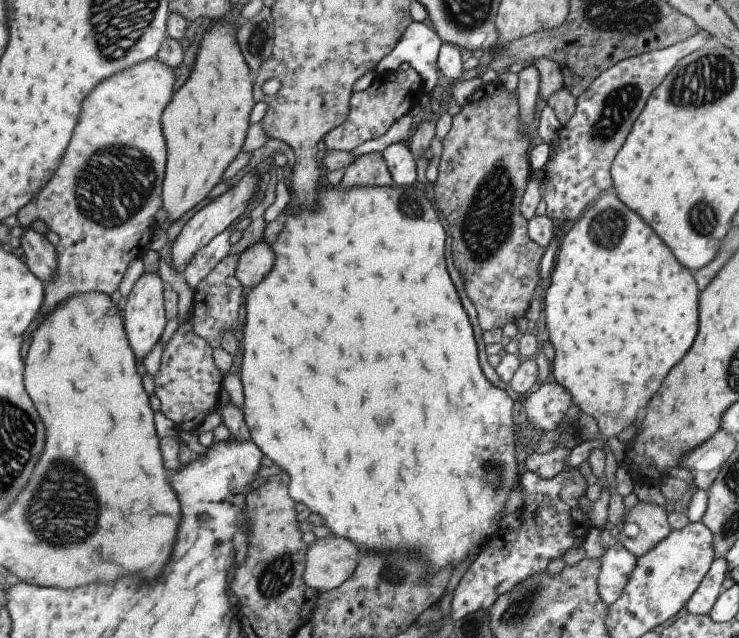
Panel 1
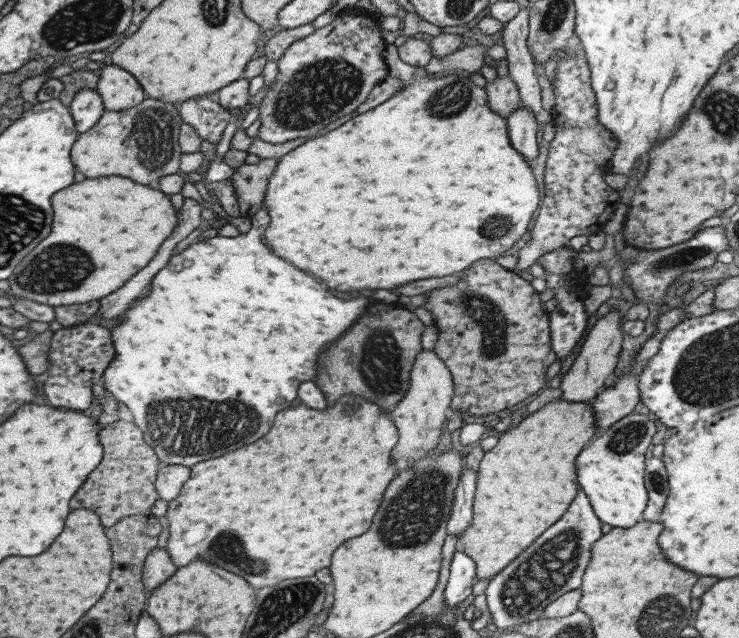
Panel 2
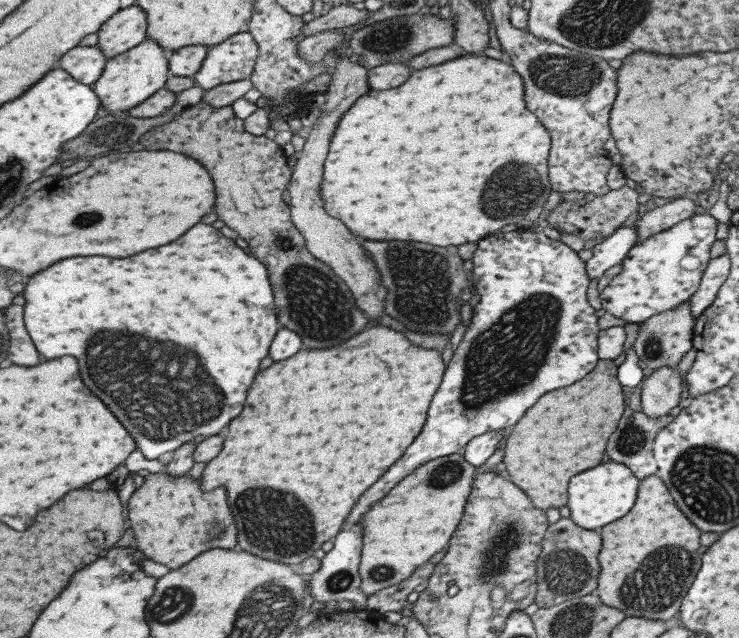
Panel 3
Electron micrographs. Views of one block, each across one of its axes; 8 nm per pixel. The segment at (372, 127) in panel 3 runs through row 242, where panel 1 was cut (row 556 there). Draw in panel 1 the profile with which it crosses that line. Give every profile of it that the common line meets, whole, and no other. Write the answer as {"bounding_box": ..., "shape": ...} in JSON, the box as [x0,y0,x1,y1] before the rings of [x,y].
{"bounding_box":[240,184,518,572],"shape":[[[328,184],[319,190],[315,209],[302,209],[296,214],[283,213],[286,221],[282,232],[268,244],[276,256],[272,272],[258,286],[253,286],[245,298],[244,356],[240,370],[244,403],[241,411],[251,439],[263,454],[288,472],[292,478],[290,496],[310,510],[316,510],[333,536],[344,536],[356,544],[366,544],[370,550],[420,546],[418,550],[422,550],[426,560],[432,564],[432,572],[450,562],[458,564],[468,554],[476,556],[479,553],[477,548],[482,548],[491,534],[502,529],[495,525],[496,514],[502,510],[518,482],[518,464],[514,456],[515,414],[513,400],[507,392],[492,385],[480,370],[476,338],[444,262],[446,232],[432,202],[426,197],[423,187],[417,184],[364,185],[352,189]]]}

